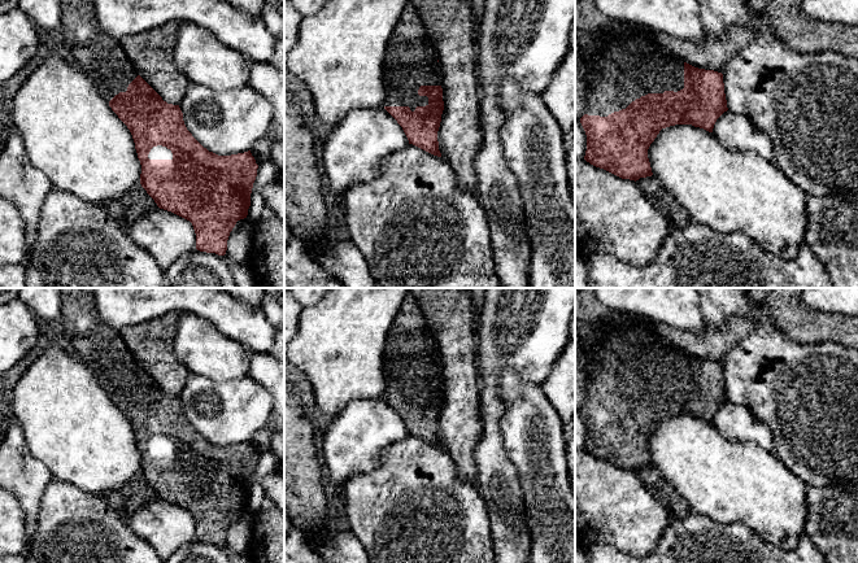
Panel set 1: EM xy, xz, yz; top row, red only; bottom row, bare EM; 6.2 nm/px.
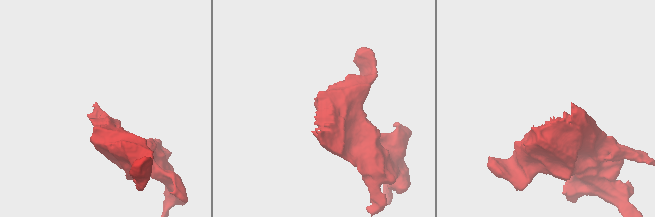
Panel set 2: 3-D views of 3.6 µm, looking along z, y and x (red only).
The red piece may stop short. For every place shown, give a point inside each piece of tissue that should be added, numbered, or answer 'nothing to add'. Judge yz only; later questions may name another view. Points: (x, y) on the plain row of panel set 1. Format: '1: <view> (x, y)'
1: yz (630, 356)

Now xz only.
1: xz (410, 352)

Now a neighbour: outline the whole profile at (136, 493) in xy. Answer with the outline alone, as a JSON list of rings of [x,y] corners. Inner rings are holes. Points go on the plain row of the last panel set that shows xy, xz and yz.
[[[141,475],[135,476],[119,489],[101,494],[101,497],[112,509],[121,512],[125,518],[134,514],[148,502],[158,498]]]

